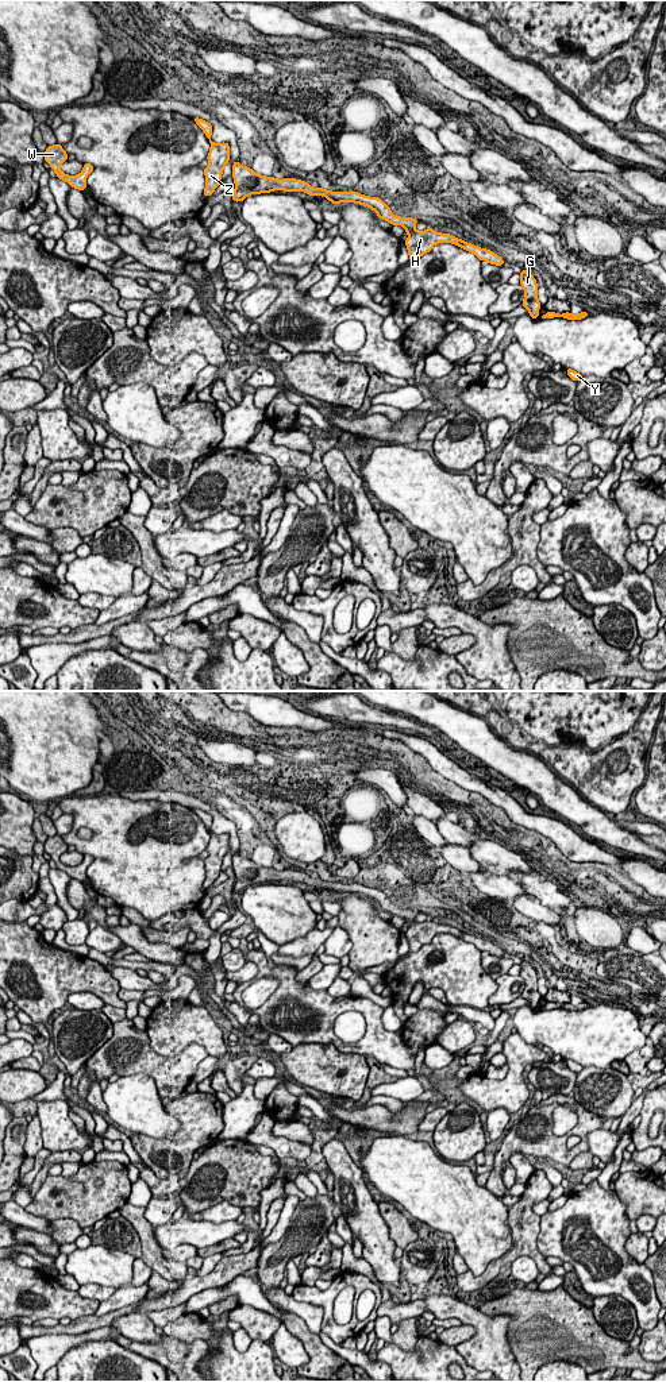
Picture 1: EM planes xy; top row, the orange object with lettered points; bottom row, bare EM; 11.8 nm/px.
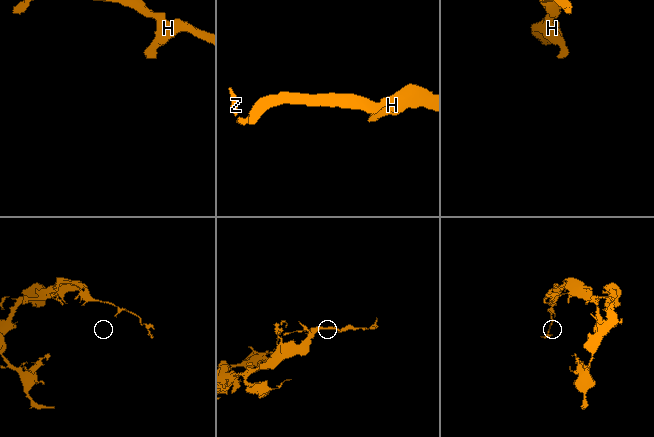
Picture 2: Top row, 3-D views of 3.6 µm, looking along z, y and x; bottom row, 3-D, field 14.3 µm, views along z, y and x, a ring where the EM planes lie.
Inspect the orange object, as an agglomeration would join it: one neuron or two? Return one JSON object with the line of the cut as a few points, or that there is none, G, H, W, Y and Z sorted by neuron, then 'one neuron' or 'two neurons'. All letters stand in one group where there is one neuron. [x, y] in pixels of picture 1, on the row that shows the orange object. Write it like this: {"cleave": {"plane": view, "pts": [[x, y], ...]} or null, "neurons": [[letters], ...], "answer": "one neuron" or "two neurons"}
{"cleave": null, "neurons": [["G", "H", "W", "Y", "Z"]], "answer": "one neuron"}

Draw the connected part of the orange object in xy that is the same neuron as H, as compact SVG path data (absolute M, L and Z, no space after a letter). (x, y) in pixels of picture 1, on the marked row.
M238 161L232 165L232 178L235 182L234 202L243 201L250 194L270 193L273 190L305 192L309 196L323 196L332 204L355 202L373 209L380 219L389 221L393 225L403 225L408 233L405 246L409 254L409 260L417 260L426 252L430 252L438 243L453 243L466 251L473 252L480 260L486 260L490 265L503 266L504 260L490 250L466 243L450 233L435 232L432 228L416 231L417 219L394 216L390 208L378 197L369 197L354 190L351 192L331 192L320 186L312 188L308 182L285 177L277 179L273 175L265 177L257 174L253 169L242 166Z

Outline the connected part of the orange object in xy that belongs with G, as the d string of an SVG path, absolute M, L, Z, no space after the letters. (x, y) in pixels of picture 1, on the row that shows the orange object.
M521 270L520 273L520 285L524 289L524 300L521 305L530 312L531 319L536 319L538 316L540 320L543 319L554 319L554 317L563 317L567 320L581 320L589 316L588 312L581 312L578 314L571 314L570 312L558 314L555 312L547 312L546 314L539 314L539 308L542 306L538 301L538 283L532 274L527 270Z

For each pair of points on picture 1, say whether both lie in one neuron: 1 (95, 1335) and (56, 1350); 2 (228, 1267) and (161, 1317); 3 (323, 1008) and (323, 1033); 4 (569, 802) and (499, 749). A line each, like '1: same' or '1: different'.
1: same
2: different
3: same
4: same

